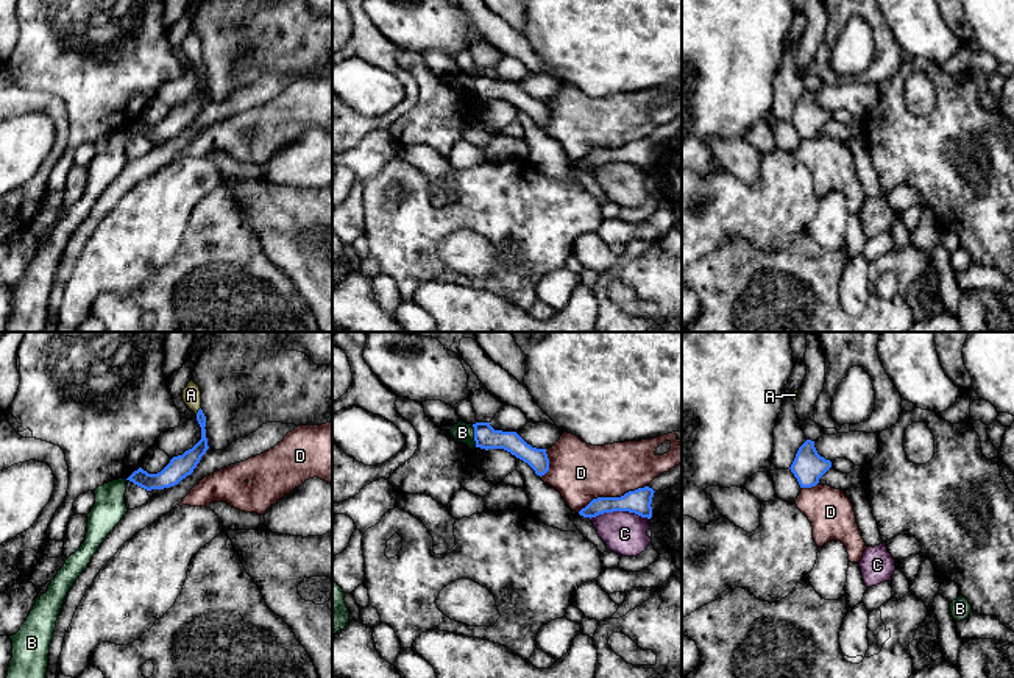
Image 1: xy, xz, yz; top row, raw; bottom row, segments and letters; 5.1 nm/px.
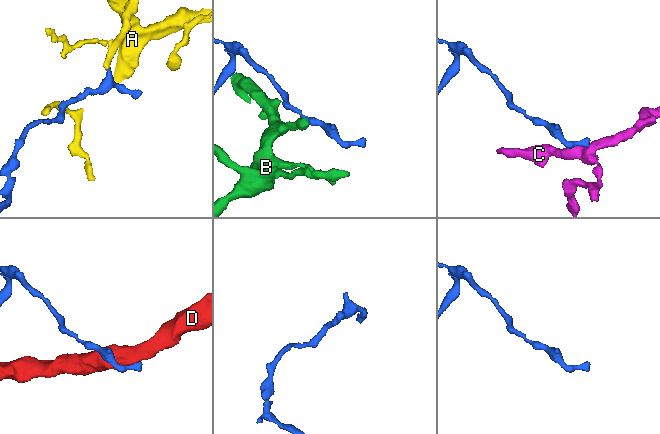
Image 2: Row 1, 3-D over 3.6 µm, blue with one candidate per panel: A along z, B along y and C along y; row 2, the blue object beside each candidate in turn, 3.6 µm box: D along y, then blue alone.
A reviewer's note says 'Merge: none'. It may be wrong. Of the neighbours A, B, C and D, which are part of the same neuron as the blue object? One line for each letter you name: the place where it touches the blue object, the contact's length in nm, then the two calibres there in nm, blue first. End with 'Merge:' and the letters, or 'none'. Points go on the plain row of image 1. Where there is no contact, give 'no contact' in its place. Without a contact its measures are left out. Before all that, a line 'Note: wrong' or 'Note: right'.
Note: wrong
A: contact xy (198, 61); length 50 nm; calibres 90 and 100 nm
Merge: A

